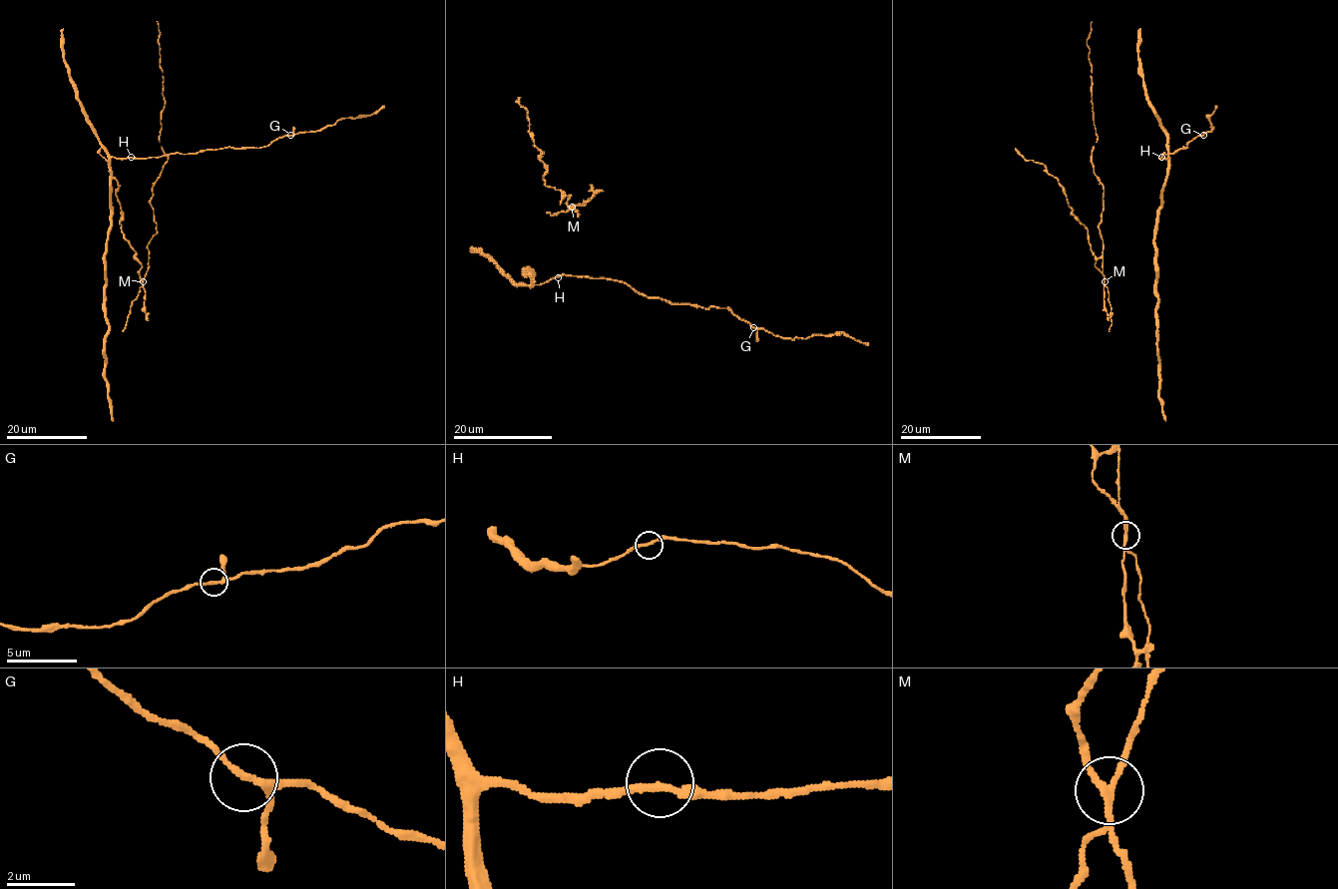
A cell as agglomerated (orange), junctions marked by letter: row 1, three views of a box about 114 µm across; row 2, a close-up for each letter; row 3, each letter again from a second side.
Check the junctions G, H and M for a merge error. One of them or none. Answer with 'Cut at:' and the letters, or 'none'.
Cut at: M

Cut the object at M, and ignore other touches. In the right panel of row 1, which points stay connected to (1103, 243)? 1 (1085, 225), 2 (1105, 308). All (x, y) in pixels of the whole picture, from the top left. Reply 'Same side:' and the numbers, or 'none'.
Same side: none

